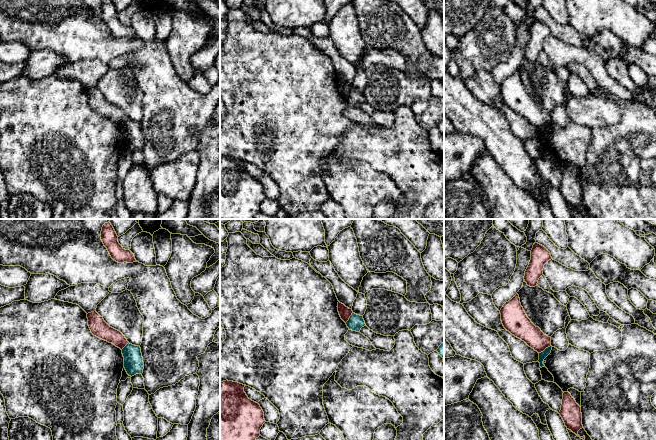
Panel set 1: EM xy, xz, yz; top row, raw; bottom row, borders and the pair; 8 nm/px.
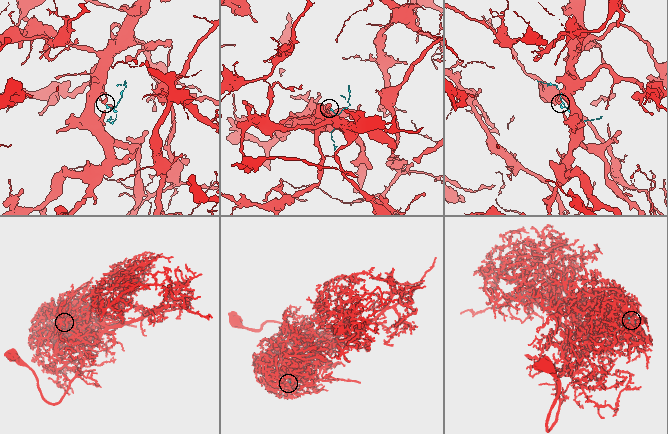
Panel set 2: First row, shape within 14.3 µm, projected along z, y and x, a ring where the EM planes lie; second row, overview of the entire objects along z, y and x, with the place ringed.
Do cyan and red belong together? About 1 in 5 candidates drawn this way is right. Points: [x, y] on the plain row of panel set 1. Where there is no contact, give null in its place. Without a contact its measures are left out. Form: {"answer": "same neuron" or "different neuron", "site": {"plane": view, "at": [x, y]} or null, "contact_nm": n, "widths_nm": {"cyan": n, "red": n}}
{"answer": "different neuron", "site": {"plane": "yz", "at": [545, 125]}, "contact_nm": 120, "widths_nm": {"cyan": 60, "red": 170}}

